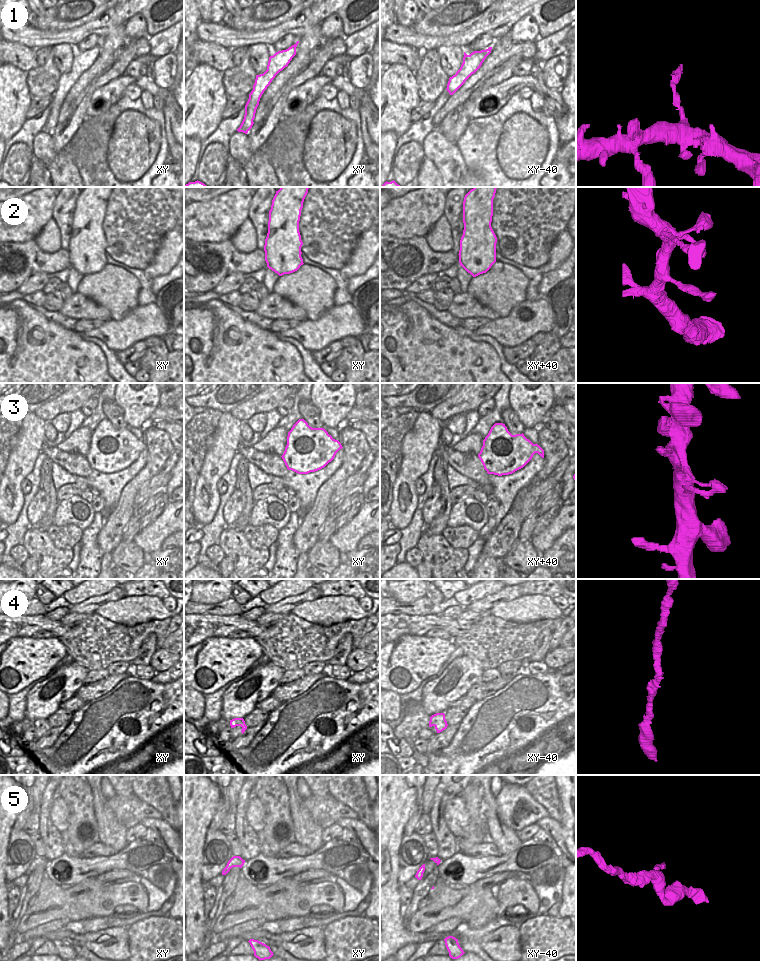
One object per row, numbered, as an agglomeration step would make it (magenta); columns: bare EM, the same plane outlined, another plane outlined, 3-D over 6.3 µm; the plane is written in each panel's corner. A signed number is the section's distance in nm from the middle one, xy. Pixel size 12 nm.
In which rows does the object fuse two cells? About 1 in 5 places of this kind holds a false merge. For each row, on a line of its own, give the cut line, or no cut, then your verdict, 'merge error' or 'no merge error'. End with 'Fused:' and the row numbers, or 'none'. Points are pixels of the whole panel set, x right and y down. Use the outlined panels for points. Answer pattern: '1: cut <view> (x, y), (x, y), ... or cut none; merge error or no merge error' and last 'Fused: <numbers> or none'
1: cut none; no merge error
2: cut none; no merge error
3: cut none; no merge error
4: cut none; no merge error
5: cut none; no merge error
Fused: none

